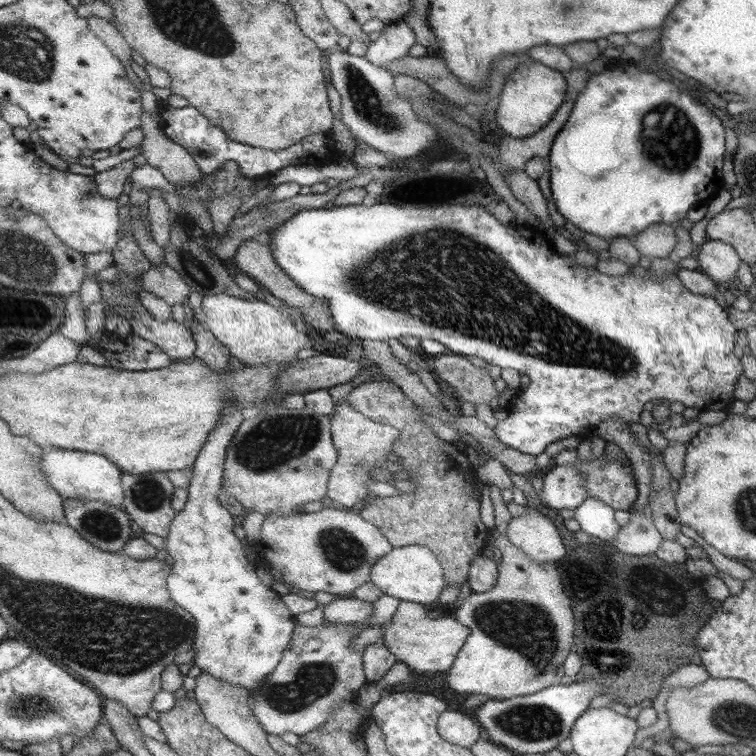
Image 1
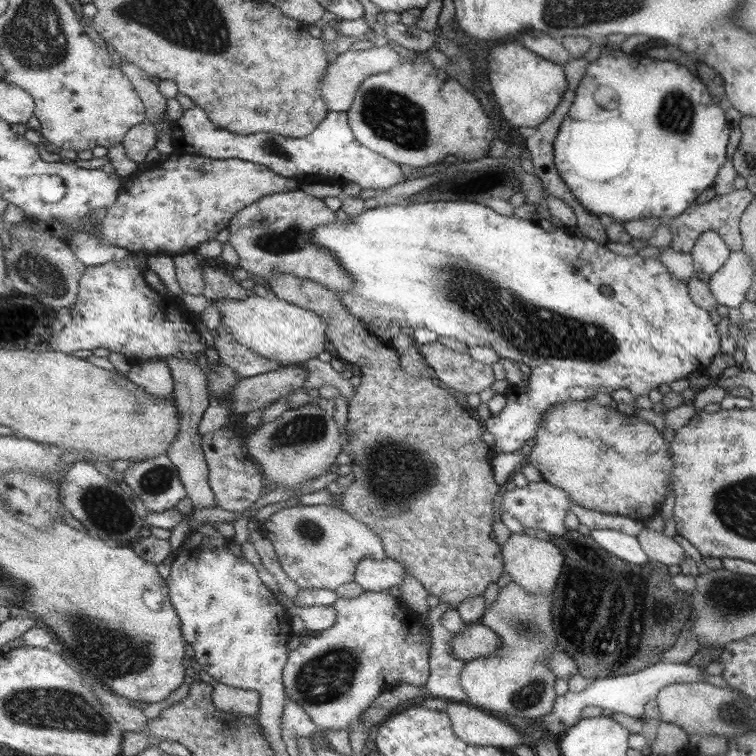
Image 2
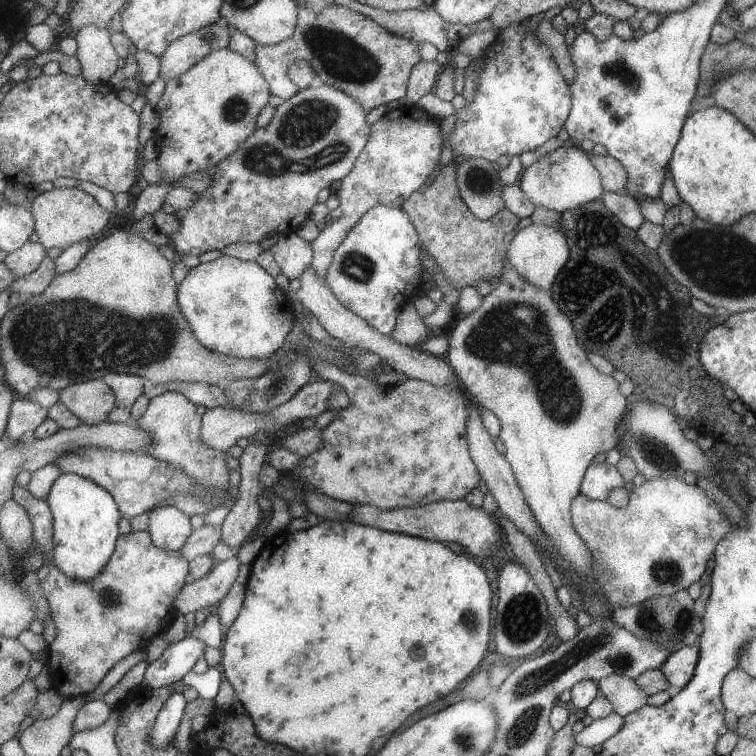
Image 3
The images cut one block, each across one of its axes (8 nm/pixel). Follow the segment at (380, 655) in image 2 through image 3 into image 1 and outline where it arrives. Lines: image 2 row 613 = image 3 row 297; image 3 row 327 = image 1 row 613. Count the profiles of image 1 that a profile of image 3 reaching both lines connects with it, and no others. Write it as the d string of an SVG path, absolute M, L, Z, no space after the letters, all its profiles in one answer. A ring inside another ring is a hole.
M380 596L373 602L374 611L367 622L354 626L297 625L279 665L264 678L259 690L250 692L254 717L266 729L266 734L281 736L284 732L294 732L300 736L311 733L328 720L338 704L346 698L356 698L360 688L369 682L364 674L362 651L351 648L352 638L362 628L390 622L400 601L396 597Z

